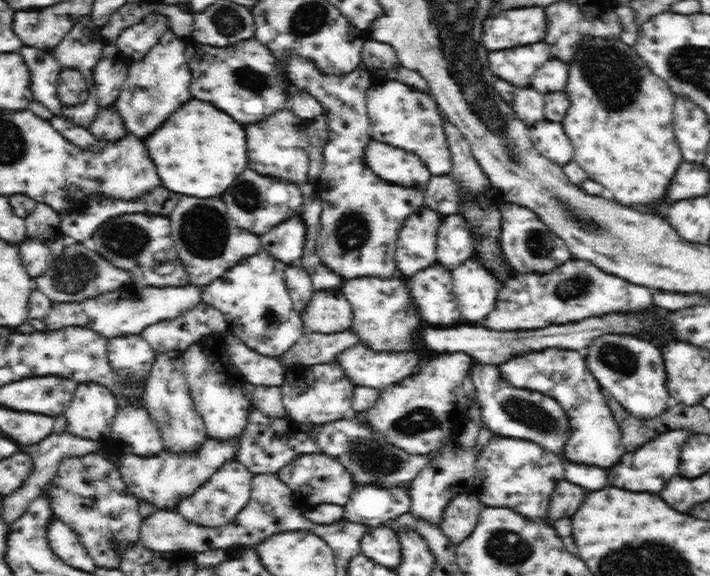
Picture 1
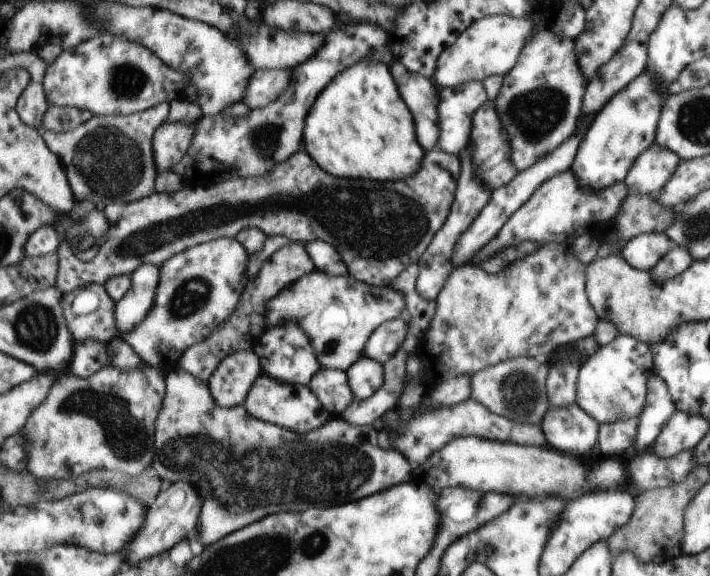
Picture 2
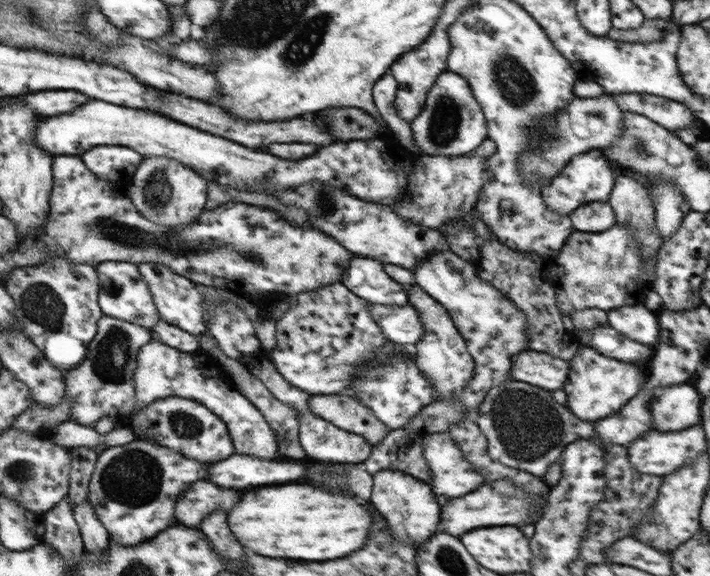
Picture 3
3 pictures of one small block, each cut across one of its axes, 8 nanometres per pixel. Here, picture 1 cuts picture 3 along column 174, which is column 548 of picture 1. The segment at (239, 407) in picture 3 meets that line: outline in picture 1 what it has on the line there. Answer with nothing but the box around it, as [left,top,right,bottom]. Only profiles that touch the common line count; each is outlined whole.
[496,348,626,468]

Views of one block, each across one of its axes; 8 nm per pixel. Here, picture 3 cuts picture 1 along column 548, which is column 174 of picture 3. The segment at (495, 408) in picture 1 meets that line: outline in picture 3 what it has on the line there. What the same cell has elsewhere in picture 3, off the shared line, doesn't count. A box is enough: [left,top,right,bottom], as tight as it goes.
[131,396,233,464]

